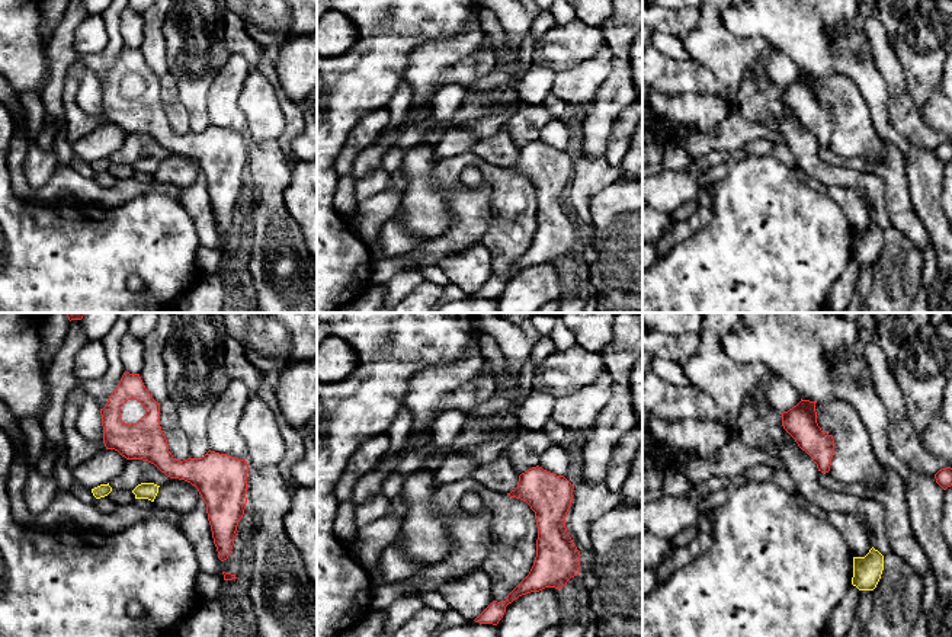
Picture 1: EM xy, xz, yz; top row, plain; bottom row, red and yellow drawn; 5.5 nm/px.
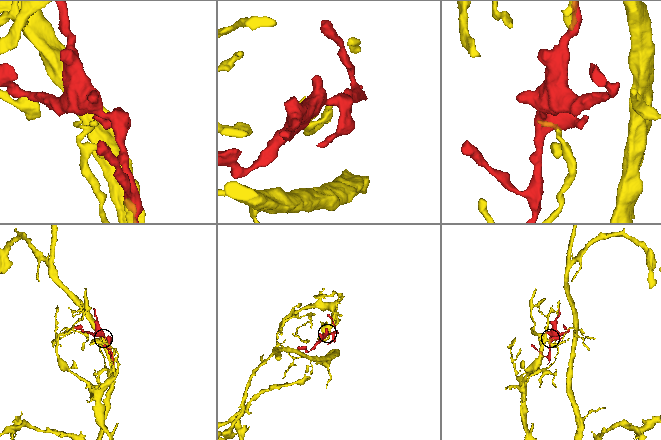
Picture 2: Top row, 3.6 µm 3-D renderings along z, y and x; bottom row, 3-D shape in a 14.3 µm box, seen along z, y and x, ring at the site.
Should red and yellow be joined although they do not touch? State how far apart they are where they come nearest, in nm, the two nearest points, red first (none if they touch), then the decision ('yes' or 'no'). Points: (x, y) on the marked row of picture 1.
70 nm | xy (167, 476), (159, 486) | no

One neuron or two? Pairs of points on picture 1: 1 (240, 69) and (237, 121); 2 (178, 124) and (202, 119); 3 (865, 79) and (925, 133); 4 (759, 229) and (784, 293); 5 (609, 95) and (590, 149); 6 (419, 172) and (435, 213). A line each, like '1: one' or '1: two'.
1: one
2: two
3: two
4: one
5: one
6: one

